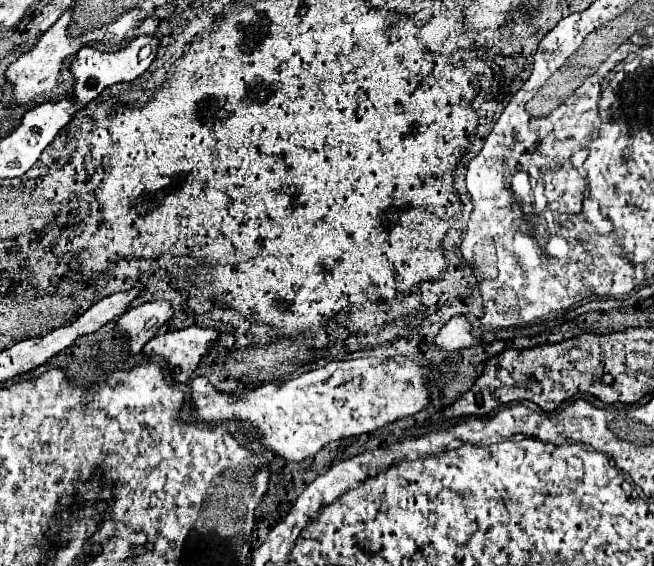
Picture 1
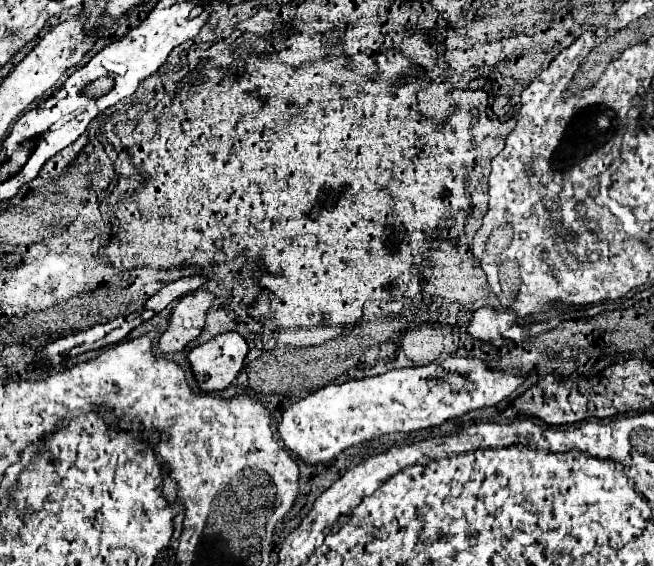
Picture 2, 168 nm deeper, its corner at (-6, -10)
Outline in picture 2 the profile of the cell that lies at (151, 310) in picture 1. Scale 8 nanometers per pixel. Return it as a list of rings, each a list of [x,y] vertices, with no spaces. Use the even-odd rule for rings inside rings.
[[[194,292],[180,298],[178,306],[168,316],[168,328],[158,340],[158,350],[162,354],[182,352],[190,340],[194,340],[204,326],[204,314],[212,304],[212,294]]]

